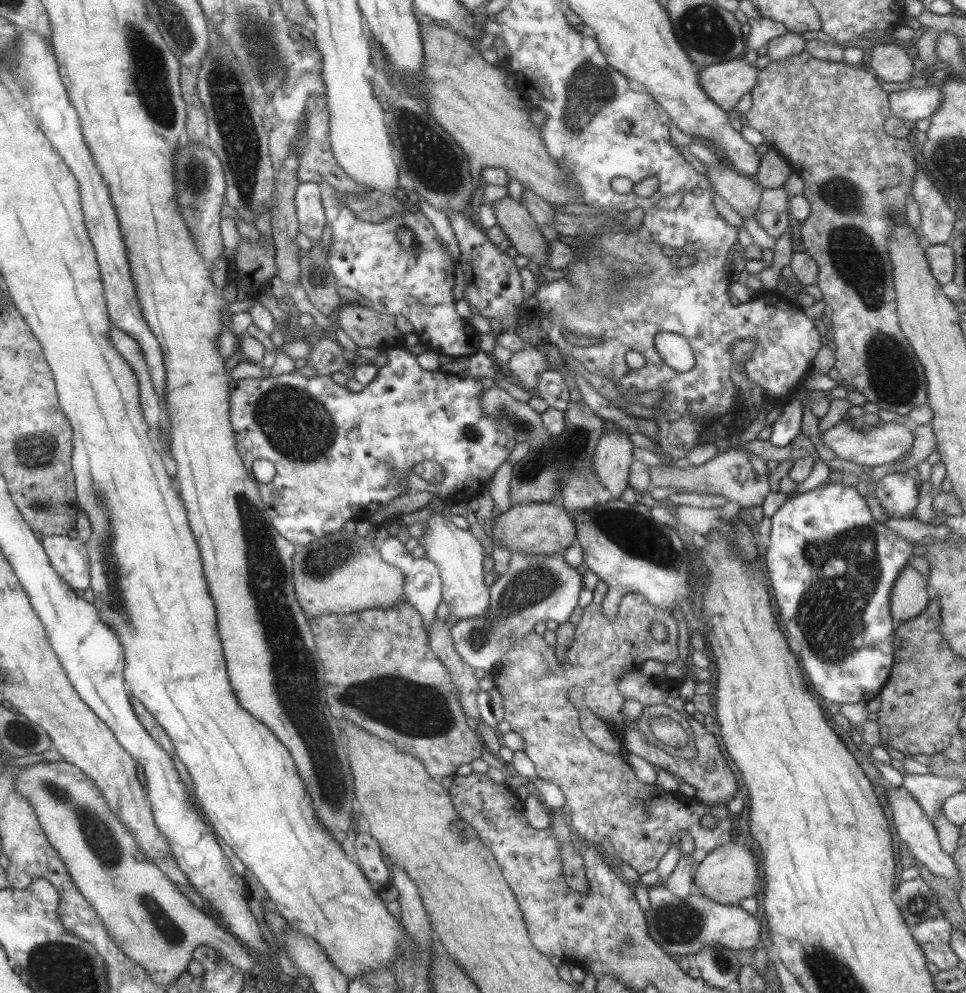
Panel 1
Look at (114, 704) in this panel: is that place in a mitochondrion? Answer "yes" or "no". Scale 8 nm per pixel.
no

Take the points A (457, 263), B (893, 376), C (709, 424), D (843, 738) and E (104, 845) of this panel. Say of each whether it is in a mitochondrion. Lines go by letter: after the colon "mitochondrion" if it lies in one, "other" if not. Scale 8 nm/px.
A: other
B: mitochondrion
C: other
D: other
E: mitochondrion

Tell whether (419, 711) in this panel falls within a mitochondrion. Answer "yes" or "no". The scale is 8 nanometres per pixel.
yes

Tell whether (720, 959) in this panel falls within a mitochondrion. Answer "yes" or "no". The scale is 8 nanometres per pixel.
yes

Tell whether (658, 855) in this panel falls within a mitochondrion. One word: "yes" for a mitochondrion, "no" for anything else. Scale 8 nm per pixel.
no

